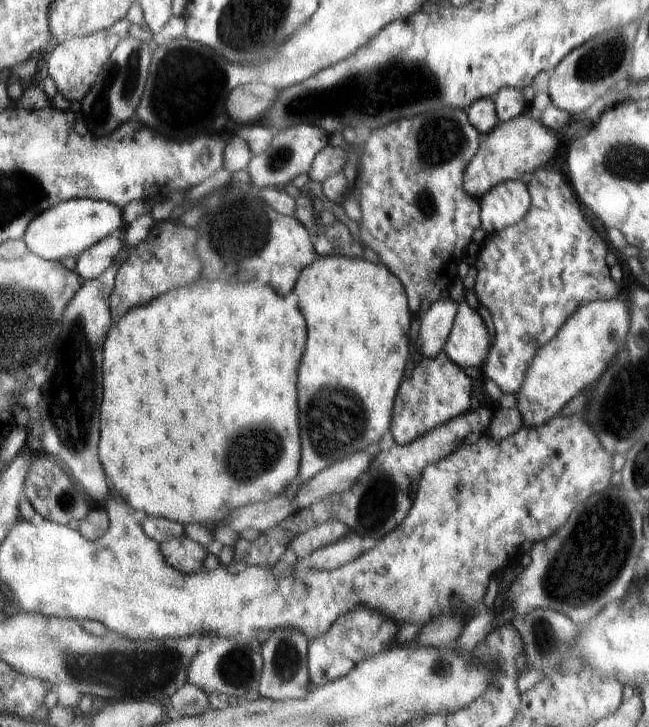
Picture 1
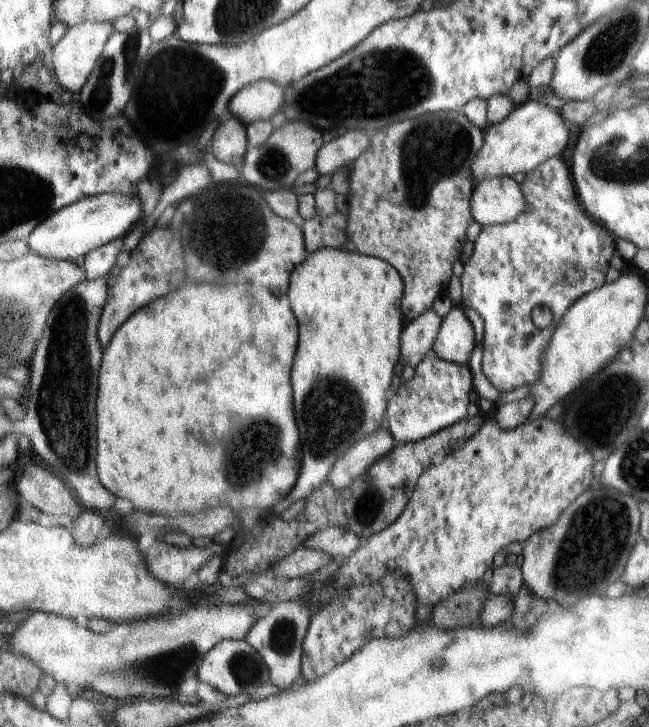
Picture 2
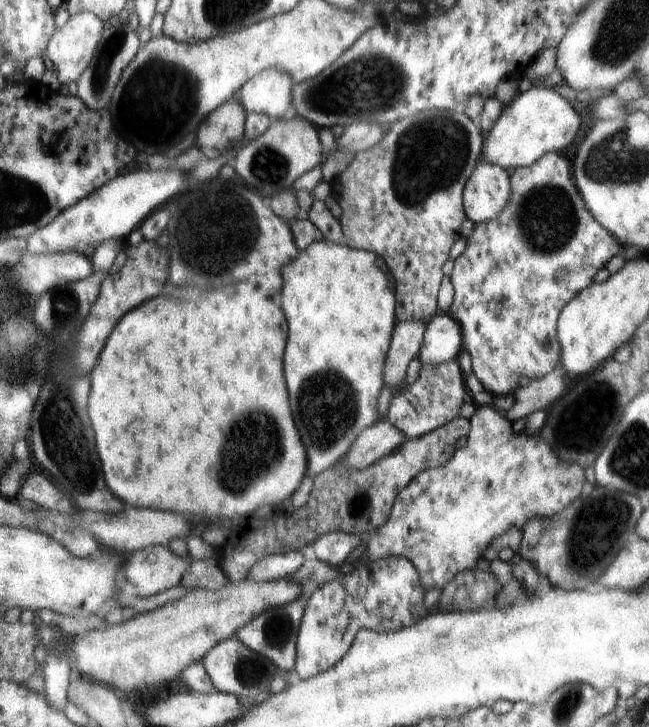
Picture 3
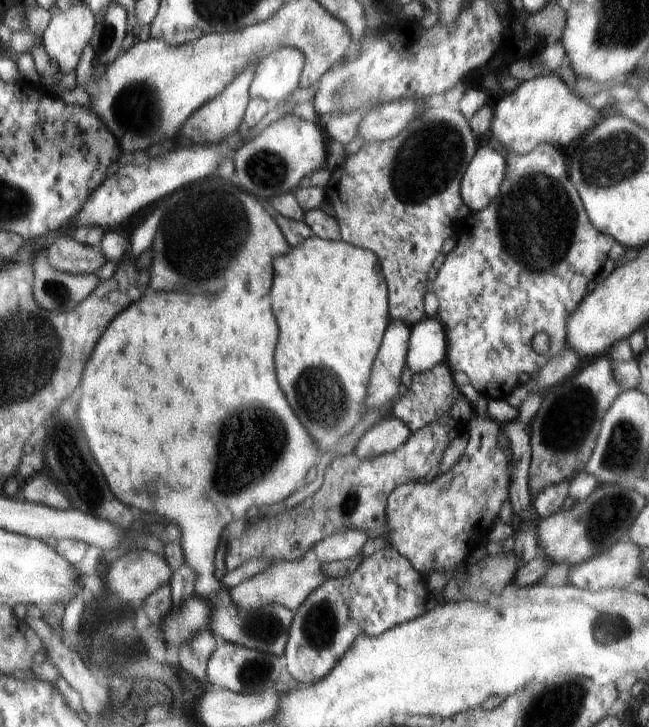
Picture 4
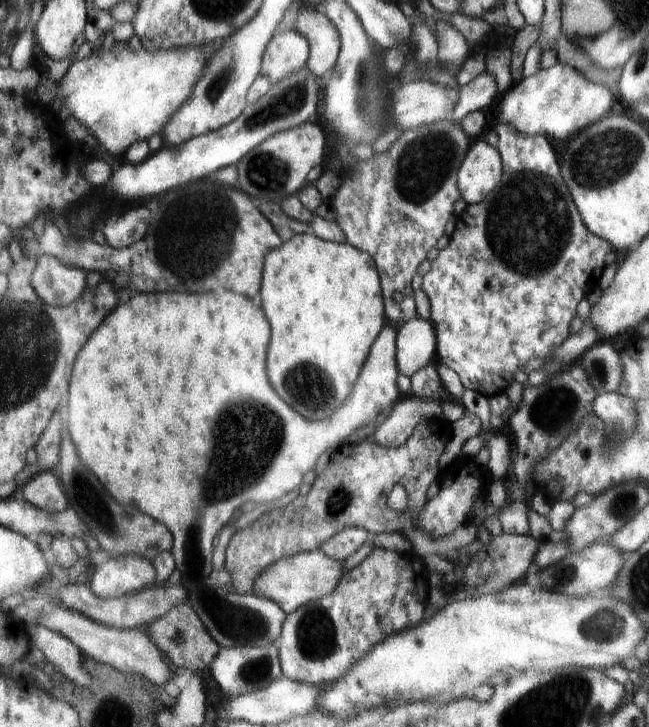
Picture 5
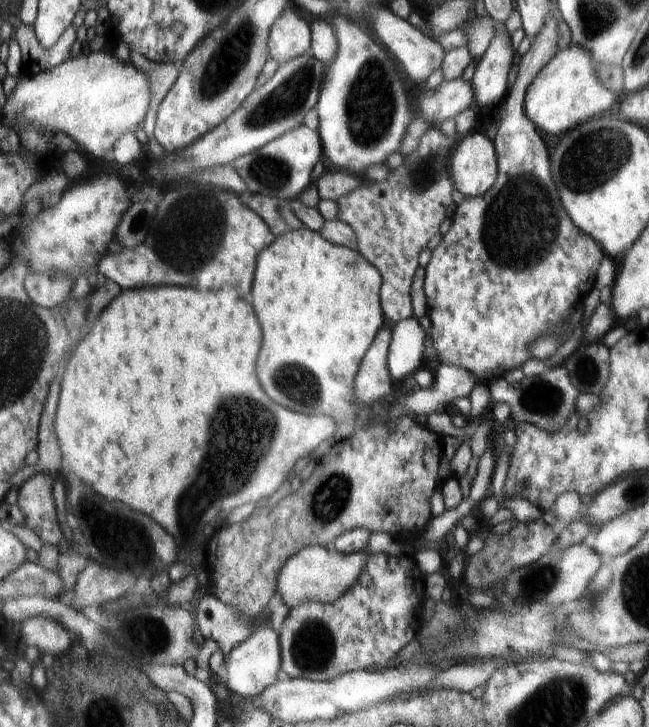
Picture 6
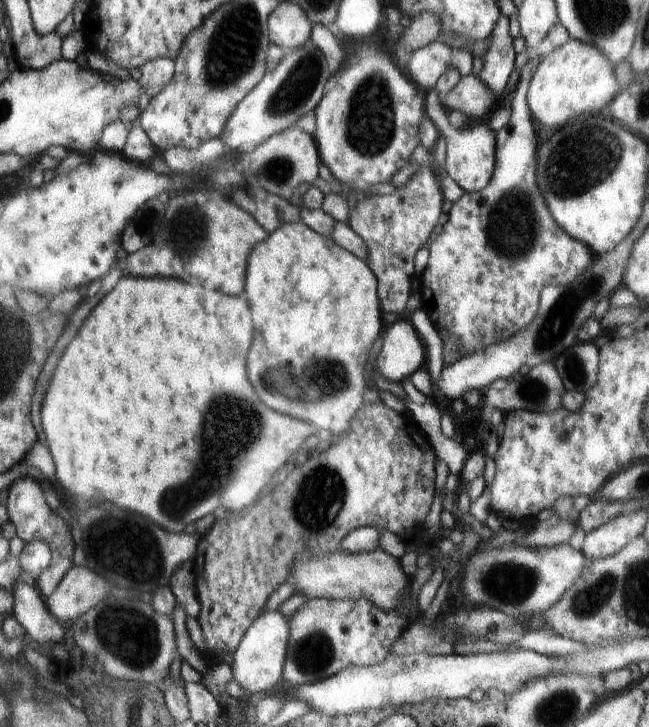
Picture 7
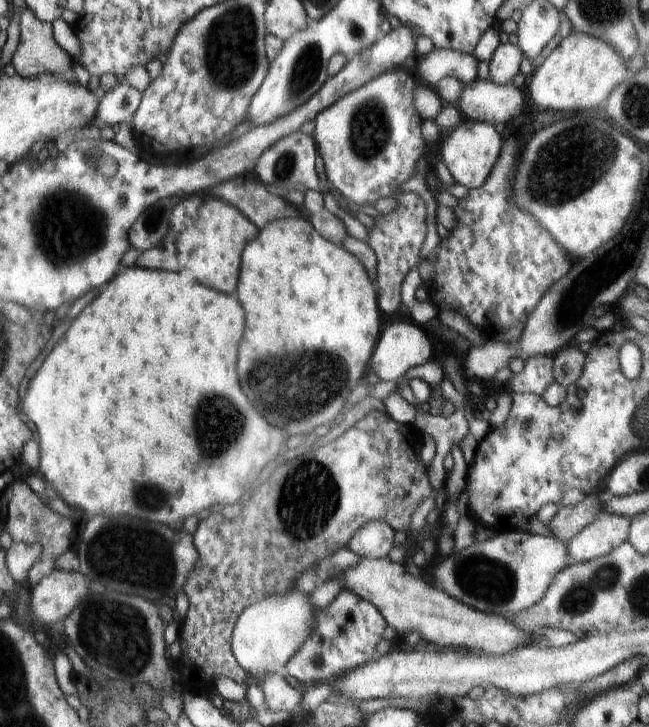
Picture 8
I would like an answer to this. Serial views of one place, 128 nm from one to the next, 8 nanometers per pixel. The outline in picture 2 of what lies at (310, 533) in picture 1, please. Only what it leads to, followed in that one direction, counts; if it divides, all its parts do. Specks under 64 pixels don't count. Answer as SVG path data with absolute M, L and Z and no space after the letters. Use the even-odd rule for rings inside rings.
M326 526L313 533L305 542L312 550L320 550L332 556L332 559L348 558L362 543L353 532L342 526Z

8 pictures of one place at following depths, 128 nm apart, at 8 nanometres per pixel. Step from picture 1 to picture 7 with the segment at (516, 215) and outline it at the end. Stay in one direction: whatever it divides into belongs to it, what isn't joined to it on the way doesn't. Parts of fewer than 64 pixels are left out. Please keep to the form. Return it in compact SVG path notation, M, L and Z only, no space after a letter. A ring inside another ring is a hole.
M436 88L427 92L425 116L435 124L440 134L446 138L446 154L443 172L447 173L464 192L480 192L484 190L494 174L496 154L496 132L487 126L472 126L472 128L456 128L450 124L446 110L442 106Z

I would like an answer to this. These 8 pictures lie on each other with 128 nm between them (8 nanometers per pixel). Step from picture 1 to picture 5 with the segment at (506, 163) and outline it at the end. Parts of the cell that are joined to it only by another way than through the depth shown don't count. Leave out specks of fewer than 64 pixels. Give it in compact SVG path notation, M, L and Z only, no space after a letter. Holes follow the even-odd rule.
M558 61L554 66L541 68L538 72L515 82L497 108L502 122L510 124L520 134L541 134L549 140L558 140L578 134L602 117L611 114L613 102L614 98L608 86L589 81L580 71Z

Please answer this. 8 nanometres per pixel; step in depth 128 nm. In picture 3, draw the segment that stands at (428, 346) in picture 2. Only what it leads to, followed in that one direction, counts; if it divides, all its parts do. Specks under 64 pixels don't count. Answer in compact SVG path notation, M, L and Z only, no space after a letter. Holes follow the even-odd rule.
M397 321L392 331L390 350L384 360L382 378L385 384L399 388L406 377L406 369L412 360L419 356L422 338L426 332L426 321Z

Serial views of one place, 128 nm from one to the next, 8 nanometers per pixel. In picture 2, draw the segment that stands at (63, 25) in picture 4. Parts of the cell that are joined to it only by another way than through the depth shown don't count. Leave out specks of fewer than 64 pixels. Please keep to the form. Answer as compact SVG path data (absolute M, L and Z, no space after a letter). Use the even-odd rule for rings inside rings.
M82 22L74 28L67 28L65 34L60 38L52 51L52 64L54 65L54 76L62 86L72 92L80 92L87 85L91 77L92 68L96 60L103 54L104 45L108 42L108 37L114 32L114 26L109 22Z

